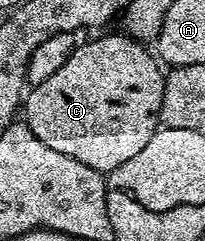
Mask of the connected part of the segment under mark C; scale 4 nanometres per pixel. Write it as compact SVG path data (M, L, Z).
M124 32L105 34L82 46L81 43L74 45L63 68L28 91L23 102L25 125L39 136L39 140L43 140L43 144L47 144L47 148L55 148L55 152L63 152L63 156L71 156L79 160L79 164L87 164L87 168L102 172L119 168L119 164L138 154L159 129L165 74L158 59L145 50L148 50L146 43L136 42Z

